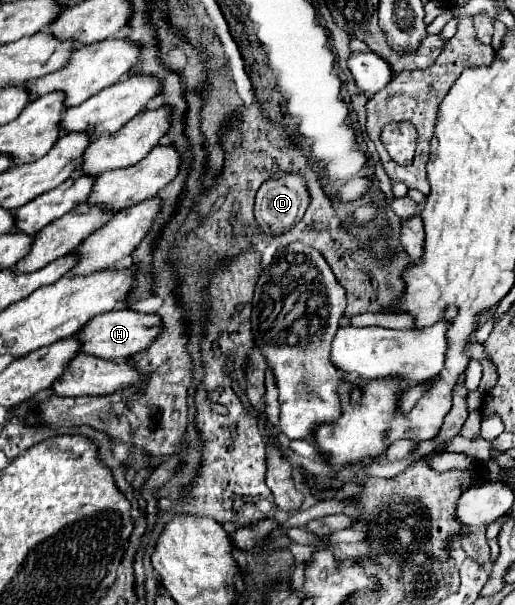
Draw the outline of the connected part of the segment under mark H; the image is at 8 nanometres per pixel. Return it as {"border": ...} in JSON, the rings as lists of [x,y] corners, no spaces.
{"border":[[[111,310],[107,314],[95,316],[91,322],[87,322],[87,326],[83,326],[83,330],[79,330],[79,342],[83,342],[83,350],[85,354],[103,358],[103,360],[111,360],[111,362],[125,362],[127,358],[131,358],[135,352],[147,348],[159,334],[161,320],[155,314],[141,314],[141,312],[133,312],[133,310]]]}

